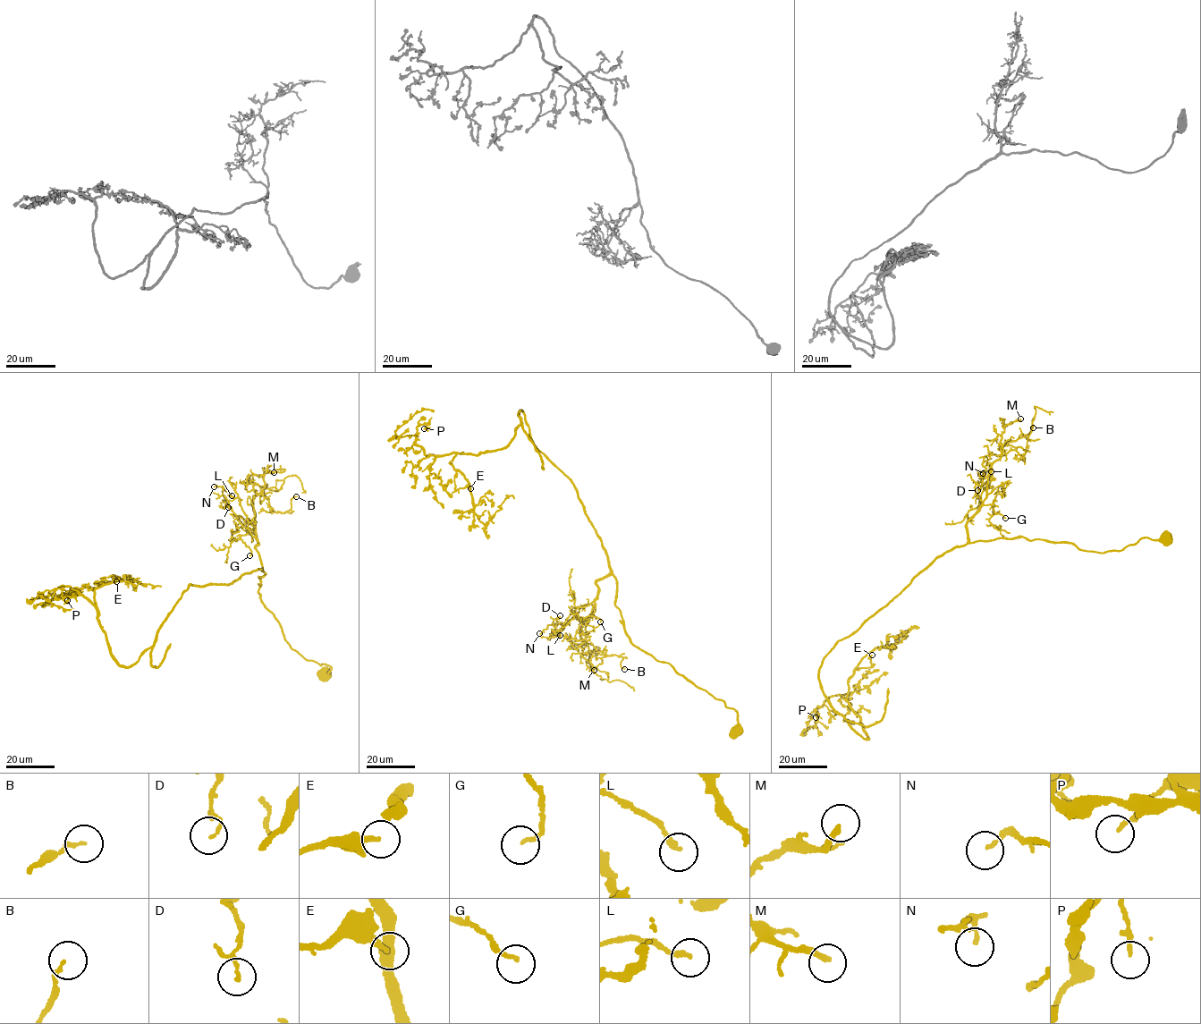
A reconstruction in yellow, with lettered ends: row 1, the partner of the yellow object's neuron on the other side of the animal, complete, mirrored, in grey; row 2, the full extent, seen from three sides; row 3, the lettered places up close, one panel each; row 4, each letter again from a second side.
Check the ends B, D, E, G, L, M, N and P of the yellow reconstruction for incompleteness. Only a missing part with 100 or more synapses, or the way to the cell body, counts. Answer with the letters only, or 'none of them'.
none of them

